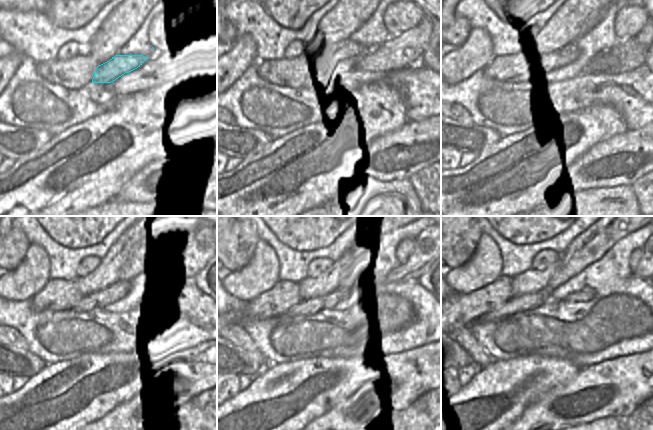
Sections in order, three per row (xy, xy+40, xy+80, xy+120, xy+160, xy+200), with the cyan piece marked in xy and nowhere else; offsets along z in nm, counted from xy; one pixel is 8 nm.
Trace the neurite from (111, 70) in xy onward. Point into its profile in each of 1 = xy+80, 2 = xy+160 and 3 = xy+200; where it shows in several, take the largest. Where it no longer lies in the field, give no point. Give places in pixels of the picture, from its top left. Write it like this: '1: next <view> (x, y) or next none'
1: next xy+80 (555, 72)
2: next xy+160 (311, 306)
3: next xy+200 (524, 303)

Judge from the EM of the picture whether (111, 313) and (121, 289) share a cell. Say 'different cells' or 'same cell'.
different cells

